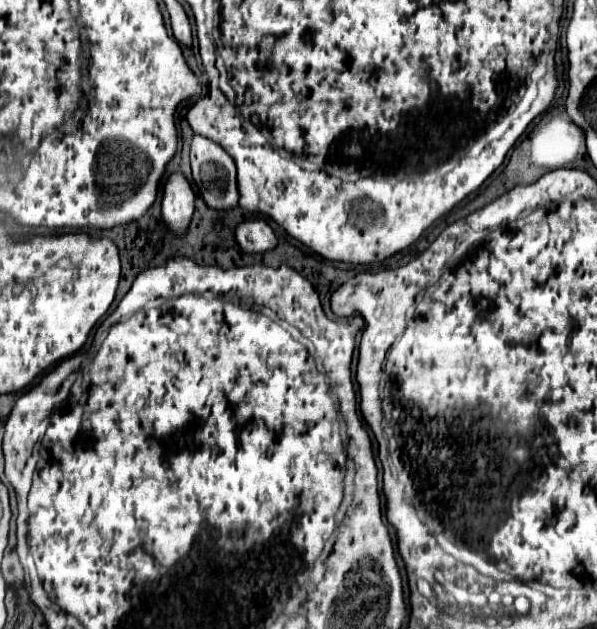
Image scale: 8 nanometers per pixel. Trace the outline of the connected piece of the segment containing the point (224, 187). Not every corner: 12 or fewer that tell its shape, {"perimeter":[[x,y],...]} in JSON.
{"perimeter":[[203,136],[191,142],[191,168],[209,208],[237,206],[235,164]]}

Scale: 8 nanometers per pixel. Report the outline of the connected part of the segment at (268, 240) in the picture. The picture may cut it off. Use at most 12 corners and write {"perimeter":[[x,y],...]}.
{"perimeter":[[263,220],[239,224],[235,236],[243,252],[267,252],[277,246]]}

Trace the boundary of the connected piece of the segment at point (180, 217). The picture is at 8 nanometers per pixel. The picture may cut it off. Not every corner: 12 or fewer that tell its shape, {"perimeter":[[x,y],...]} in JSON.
{"perimeter":[[181,172],[165,182],[161,214],[175,236],[187,232],[195,194]]}

